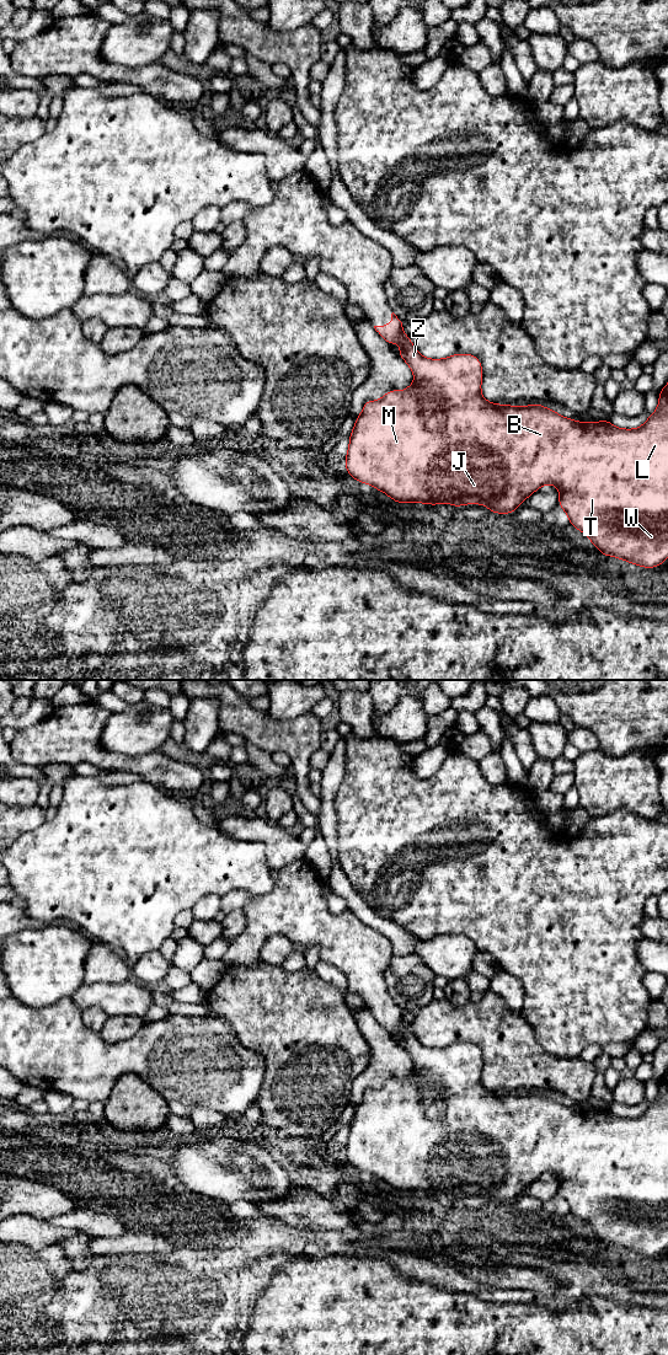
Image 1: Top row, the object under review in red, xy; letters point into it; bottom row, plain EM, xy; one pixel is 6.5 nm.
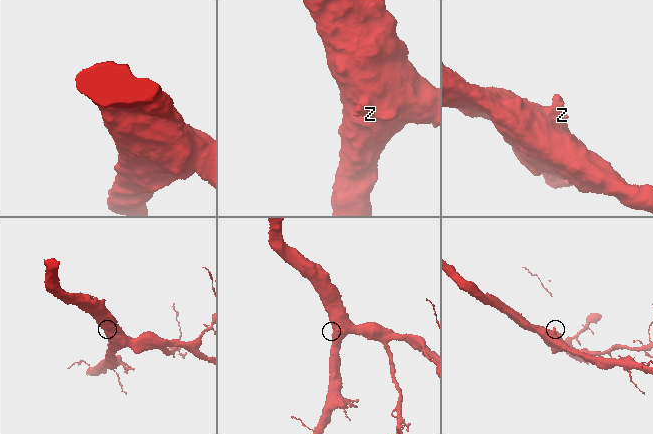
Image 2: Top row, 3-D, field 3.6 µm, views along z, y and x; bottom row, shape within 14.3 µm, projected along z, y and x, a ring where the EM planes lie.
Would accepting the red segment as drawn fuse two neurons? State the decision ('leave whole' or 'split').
leave whole

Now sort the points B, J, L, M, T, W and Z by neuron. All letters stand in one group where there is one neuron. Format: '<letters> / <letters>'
B J L M T W Z

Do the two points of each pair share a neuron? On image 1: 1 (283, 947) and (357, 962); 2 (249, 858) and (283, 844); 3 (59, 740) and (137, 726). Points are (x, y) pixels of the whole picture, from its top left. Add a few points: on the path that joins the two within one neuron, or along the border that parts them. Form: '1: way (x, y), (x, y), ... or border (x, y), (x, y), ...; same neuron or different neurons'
1: border (266, 940), (276, 935), (283, 935), (295, 947); different neurons
2: border (239, 840), (258, 841), (272, 868); different neurons
3: border (111, 712), (100, 743), (122, 753); different neurons

